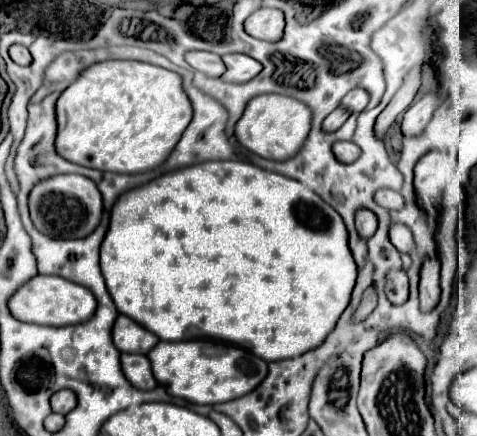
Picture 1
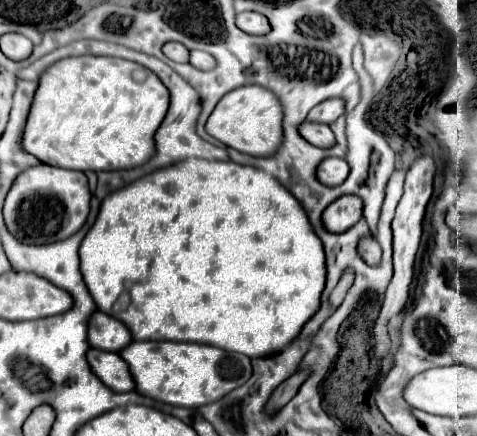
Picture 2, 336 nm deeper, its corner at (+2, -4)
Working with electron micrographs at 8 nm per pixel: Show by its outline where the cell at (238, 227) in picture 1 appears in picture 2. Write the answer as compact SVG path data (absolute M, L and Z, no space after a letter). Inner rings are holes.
M184 160L172 166L160 168L150 176L132 182L112 194L108 194L96 216L96 222L84 236L80 244L80 272L94 298L96 306L106 314L114 316L116 320L124 322L132 332L134 340L176 340L176 342L200 342L220 346L222 350L232 350L238 354L246 354L248 358L262 358L268 354L280 352L284 346L292 342L300 326L312 318L316 306L320 306L320 294L324 290L324 248L316 234L312 234L312 226L304 210L300 210L300 202L280 186L280 182L258 168L242 166L232 160Z

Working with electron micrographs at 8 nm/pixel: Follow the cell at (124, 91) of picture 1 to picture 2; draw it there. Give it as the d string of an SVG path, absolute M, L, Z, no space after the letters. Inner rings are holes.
M108 56L64 58L48 66L38 80L32 108L28 112L22 148L44 164L68 170L124 170L136 168L152 158L154 132L168 110L168 90L148 68Z

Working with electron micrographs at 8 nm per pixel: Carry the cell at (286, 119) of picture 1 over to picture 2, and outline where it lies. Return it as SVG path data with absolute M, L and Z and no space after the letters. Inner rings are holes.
M242 86L224 94L206 122L206 132L222 144L250 154L272 156L282 144L282 106L274 92L262 86Z

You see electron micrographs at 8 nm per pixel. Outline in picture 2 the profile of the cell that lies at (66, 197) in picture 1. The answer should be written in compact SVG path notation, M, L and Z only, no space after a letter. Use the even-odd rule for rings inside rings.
M48 164L30 166L12 184L4 200L4 224L8 232L24 244L48 244L72 236L86 222L90 210L90 190L84 172L64 170Z

